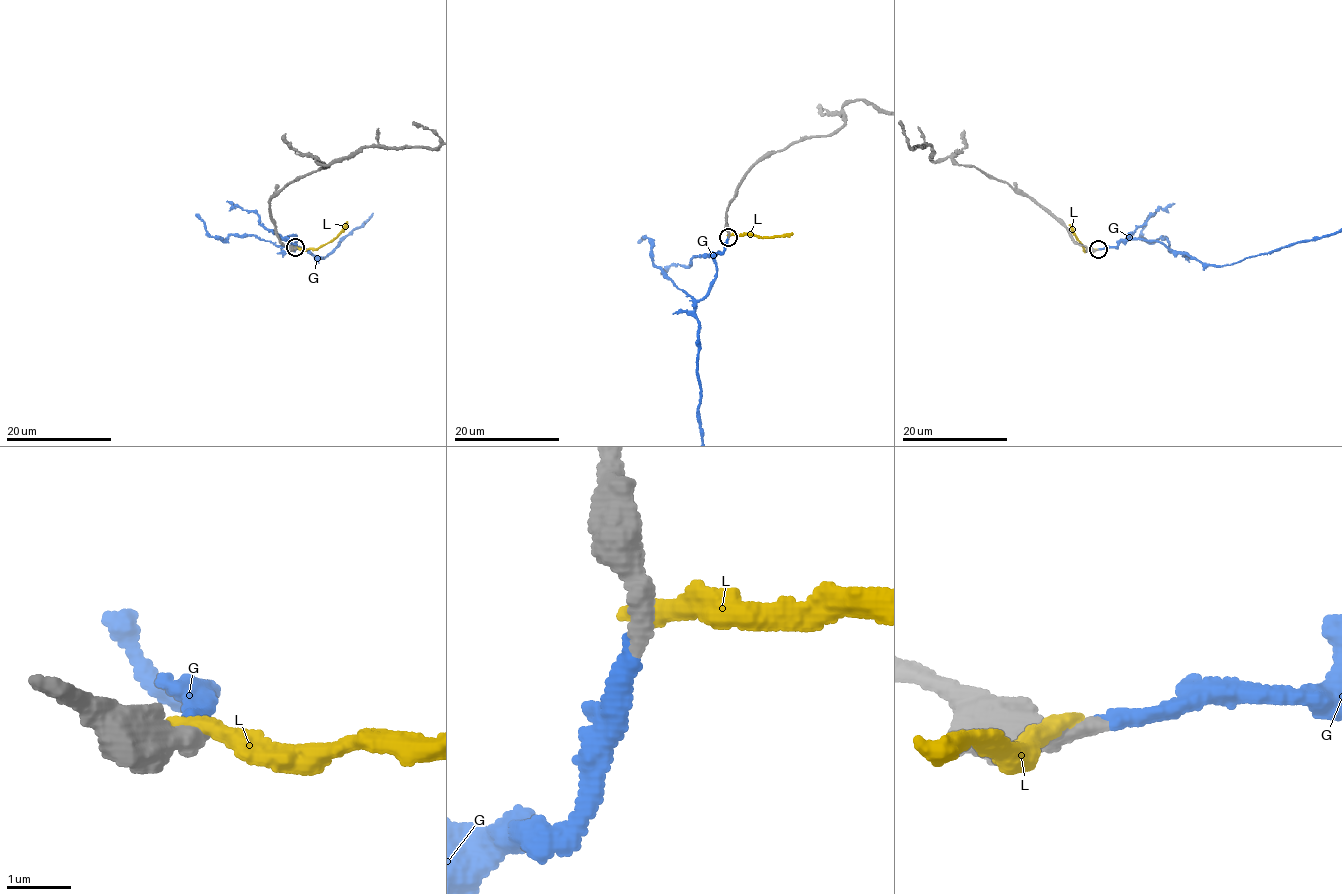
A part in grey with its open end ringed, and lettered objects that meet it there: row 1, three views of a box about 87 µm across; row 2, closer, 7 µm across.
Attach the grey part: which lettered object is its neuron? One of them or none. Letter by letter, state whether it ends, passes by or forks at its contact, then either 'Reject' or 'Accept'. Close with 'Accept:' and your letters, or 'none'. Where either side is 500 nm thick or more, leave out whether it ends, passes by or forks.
G: It ends there. Accept
L: It ends there. Reject
Accept: G

